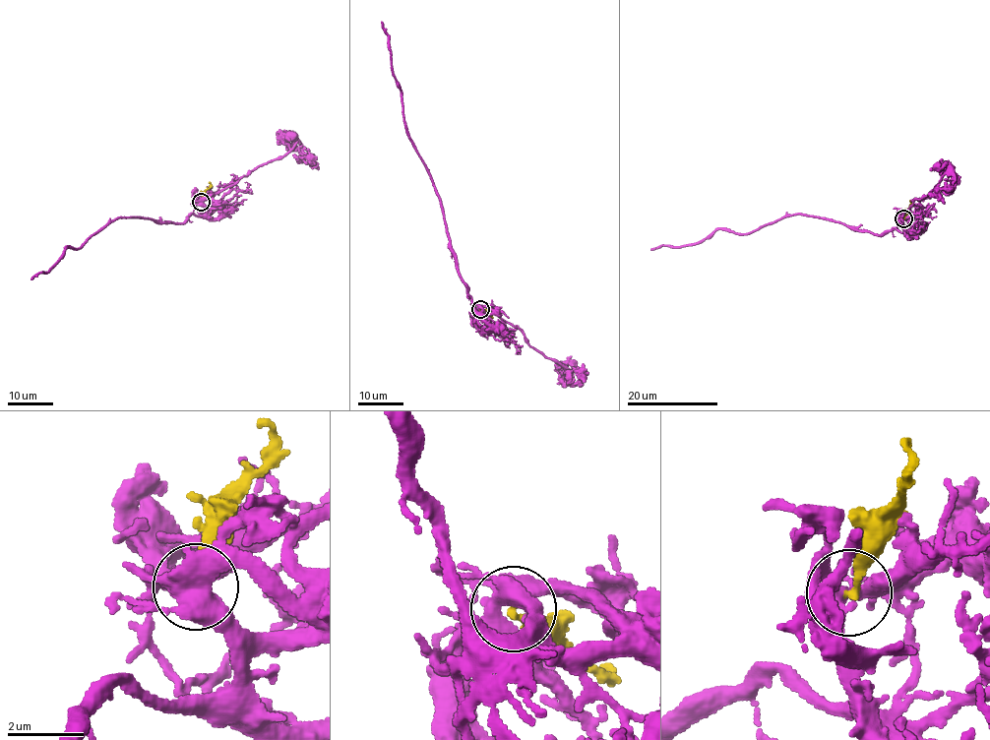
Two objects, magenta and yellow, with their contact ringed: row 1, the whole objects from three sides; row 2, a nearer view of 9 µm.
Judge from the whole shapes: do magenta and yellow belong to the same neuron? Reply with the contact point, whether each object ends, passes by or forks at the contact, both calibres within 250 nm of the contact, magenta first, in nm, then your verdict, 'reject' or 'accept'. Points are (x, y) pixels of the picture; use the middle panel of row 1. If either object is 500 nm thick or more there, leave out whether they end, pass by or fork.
at (480, 309); magenta forks there; yellow ends there; 480 nm thick on the magenta side, 240 nm on the other; accept

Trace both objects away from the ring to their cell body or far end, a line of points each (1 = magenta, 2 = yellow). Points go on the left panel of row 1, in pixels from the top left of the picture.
1: (201, 202), (204, 215), (191, 215), (182, 222), (116, 218), (79, 248), (66, 248), (49, 271), (30, 279)
2: (201, 202), (210, 187), (209, 182)

